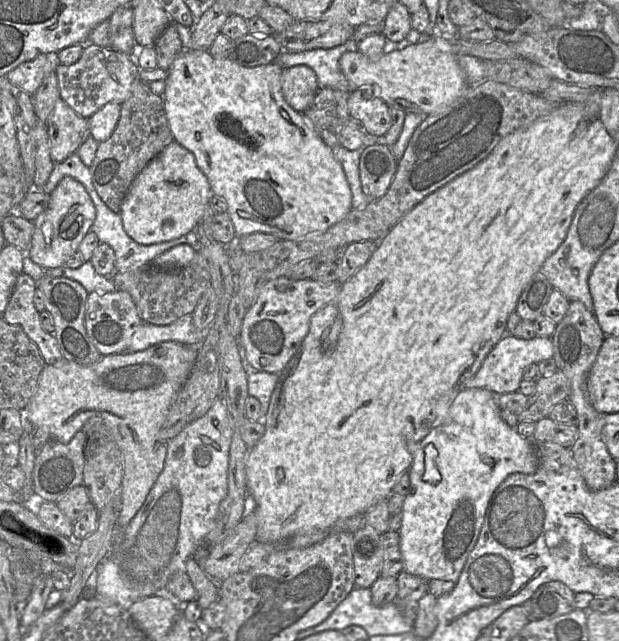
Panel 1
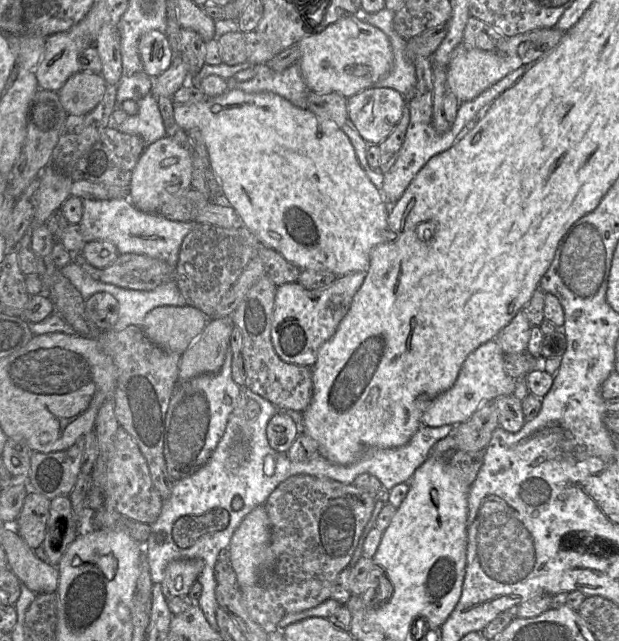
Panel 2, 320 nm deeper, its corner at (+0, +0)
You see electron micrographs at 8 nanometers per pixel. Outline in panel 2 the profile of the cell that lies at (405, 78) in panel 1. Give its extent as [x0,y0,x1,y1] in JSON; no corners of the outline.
[297,15,393,98]

